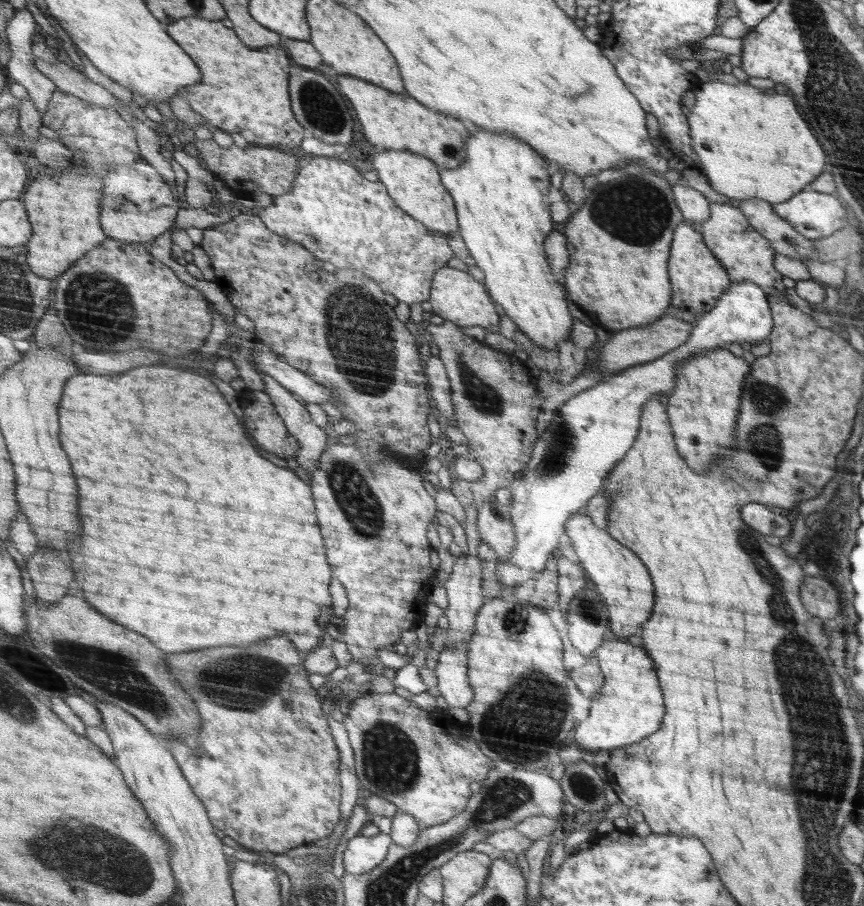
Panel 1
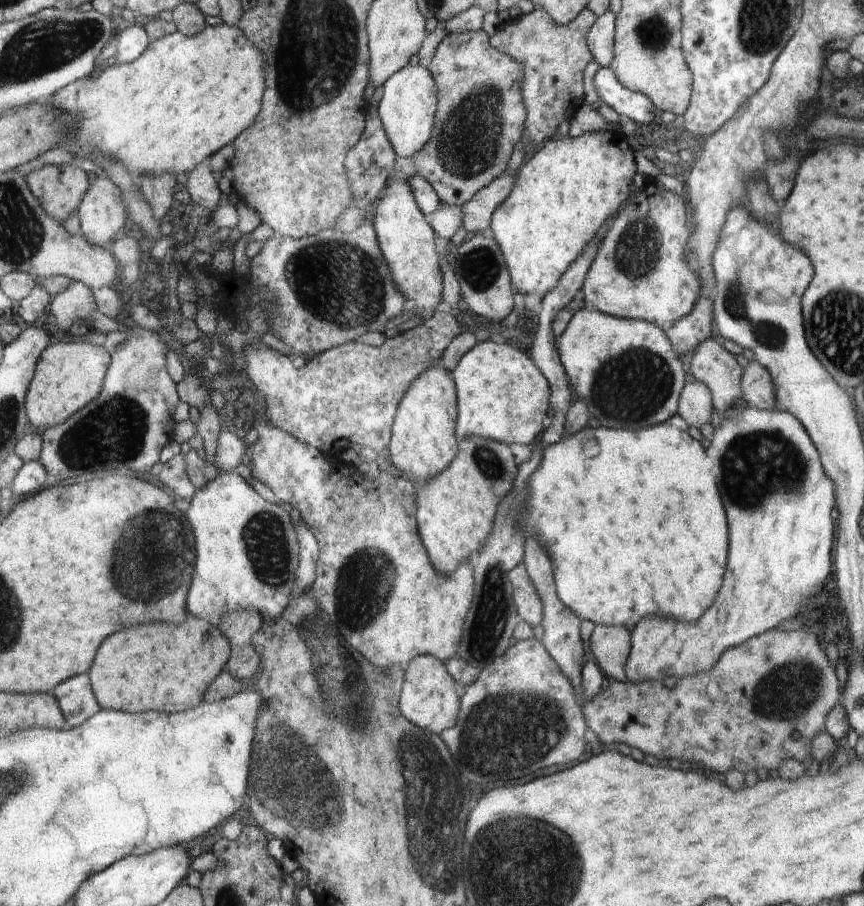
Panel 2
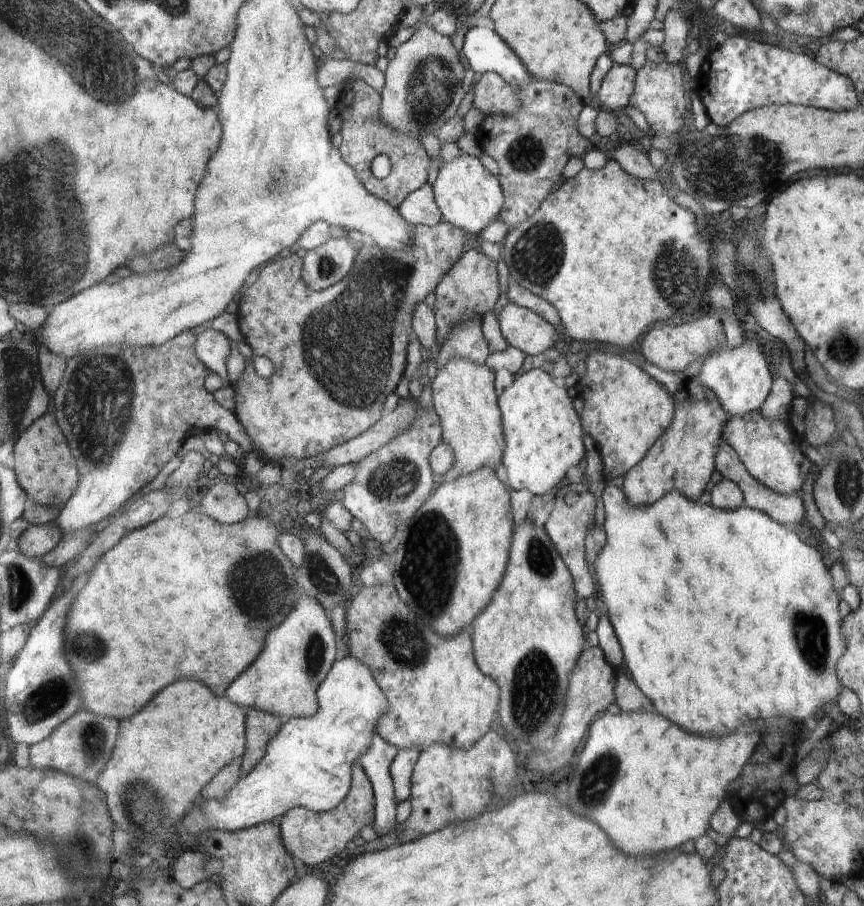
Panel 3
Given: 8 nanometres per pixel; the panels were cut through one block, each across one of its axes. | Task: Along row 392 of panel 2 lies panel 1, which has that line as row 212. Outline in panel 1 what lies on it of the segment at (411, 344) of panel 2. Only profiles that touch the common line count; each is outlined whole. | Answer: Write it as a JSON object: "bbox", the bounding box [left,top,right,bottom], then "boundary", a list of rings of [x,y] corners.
{"bbox":[256,157,455,305],"boundary":[[[336,157],[306,160],[292,190],[273,197],[271,207],[256,212],[266,228],[288,240],[298,240],[298,244],[306,244],[318,260],[330,262],[336,268],[358,270],[408,305],[429,300],[433,275],[444,268],[444,260],[448,262],[455,256],[444,234],[433,232],[410,216],[389,195],[385,184],[368,181],[355,166]]]}

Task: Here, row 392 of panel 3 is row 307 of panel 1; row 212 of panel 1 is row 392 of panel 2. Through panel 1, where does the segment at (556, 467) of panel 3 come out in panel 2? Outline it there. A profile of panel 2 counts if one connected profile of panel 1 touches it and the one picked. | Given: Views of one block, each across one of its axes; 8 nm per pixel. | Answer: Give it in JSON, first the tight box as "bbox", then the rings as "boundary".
{"bbox":[451,340,552,446],"boundary":[[[497,340],[483,341],[475,344],[458,361],[451,372],[457,387],[458,418],[456,433],[459,440],[464,441],[470,437],[484,437],[508,446],[514,443],[521,445],[532,444],[542,430],[542,420],[548,412],[548,398],[552,387],[548,386],[545,375],[533,360],[530,360],[520,348],[508,342]]]}

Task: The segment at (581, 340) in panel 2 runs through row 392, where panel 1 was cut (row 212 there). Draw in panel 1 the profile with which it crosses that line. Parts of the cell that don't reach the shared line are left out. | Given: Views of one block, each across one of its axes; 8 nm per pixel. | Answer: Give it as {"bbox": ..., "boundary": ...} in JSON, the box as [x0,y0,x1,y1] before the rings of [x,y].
{"bbox":[561,175,684,332],"boundary":[[[637,175],[631,180],[610,183],[591,189],[584,204],[573,210],[572,216],[561,225],[562,234],[574,246],[563,274],[563,283],[570,300],[590,316],[594,316],[608,332],[646,326],[660,320],[670,304],[670,278],[666,262],[678,224],[684,220],[676,208],[672,186],[664,177]]]}

